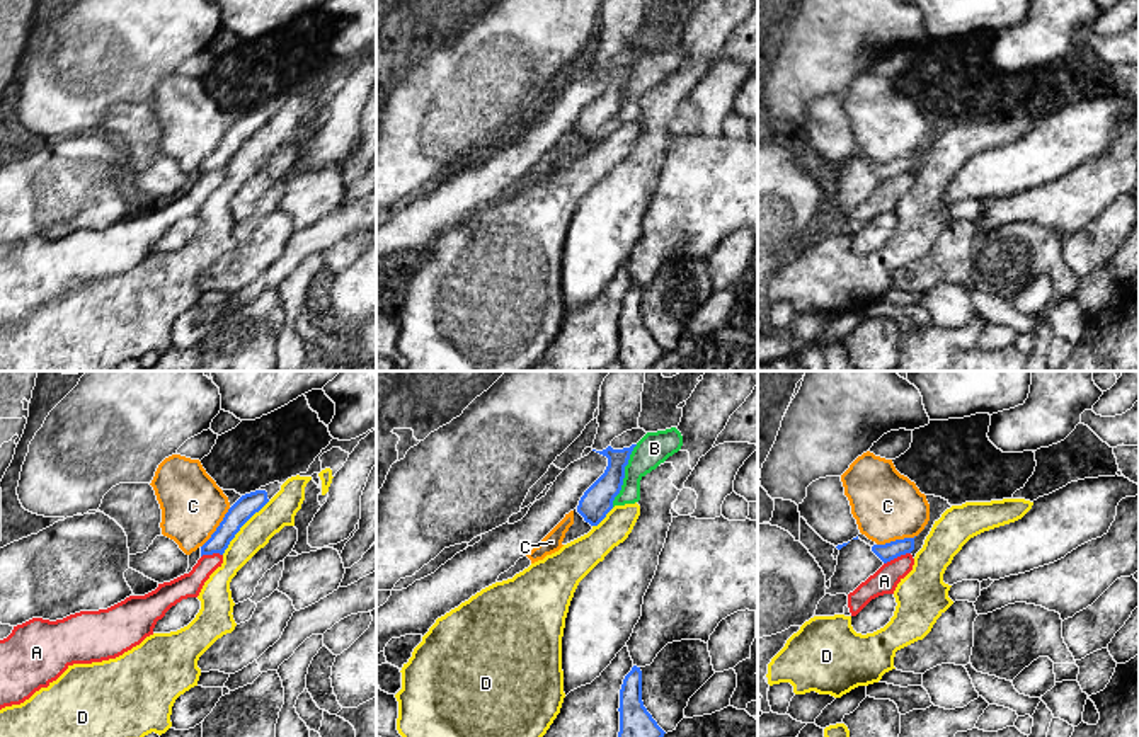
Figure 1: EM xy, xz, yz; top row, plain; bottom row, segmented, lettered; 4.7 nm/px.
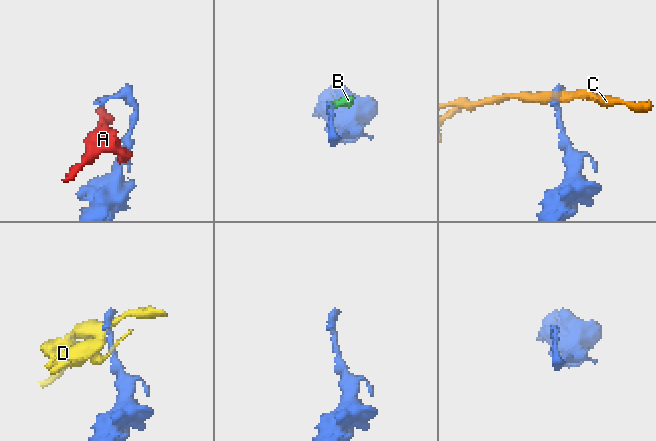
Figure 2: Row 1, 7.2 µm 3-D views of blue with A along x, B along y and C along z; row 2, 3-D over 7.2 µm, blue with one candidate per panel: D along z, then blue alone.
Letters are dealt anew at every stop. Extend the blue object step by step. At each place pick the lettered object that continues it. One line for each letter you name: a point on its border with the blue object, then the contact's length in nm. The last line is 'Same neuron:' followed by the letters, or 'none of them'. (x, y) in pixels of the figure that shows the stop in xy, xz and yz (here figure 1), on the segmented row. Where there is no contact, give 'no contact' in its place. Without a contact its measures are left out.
Same neuron: none of them

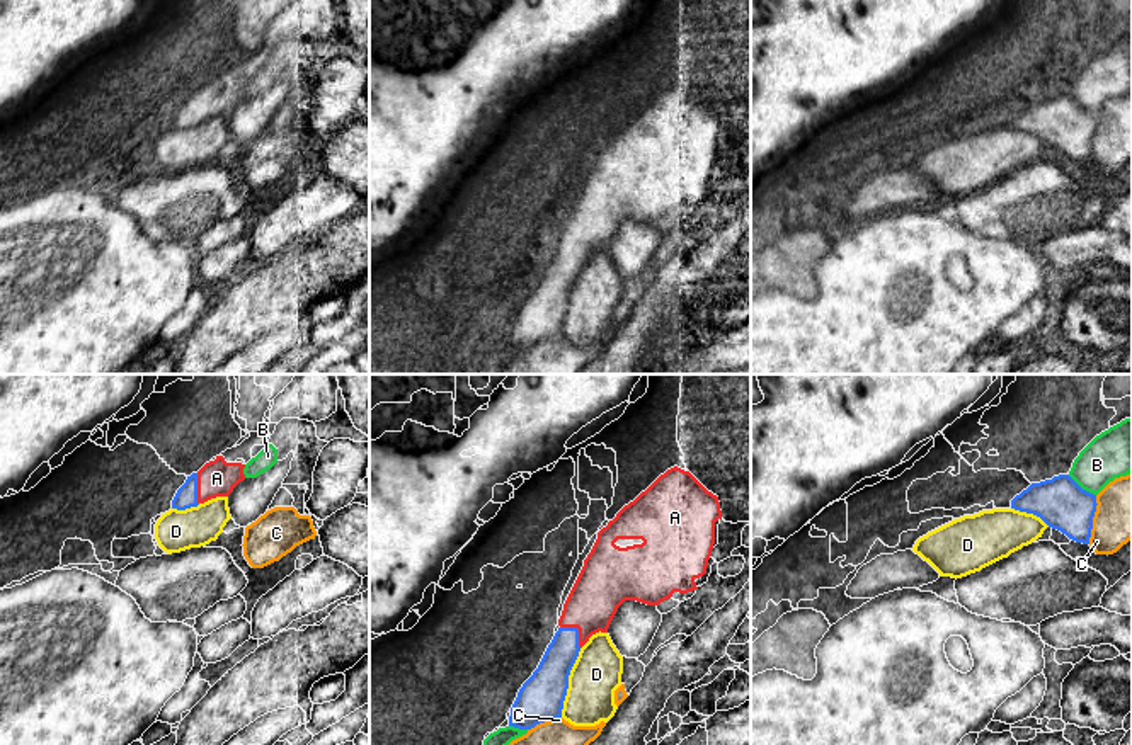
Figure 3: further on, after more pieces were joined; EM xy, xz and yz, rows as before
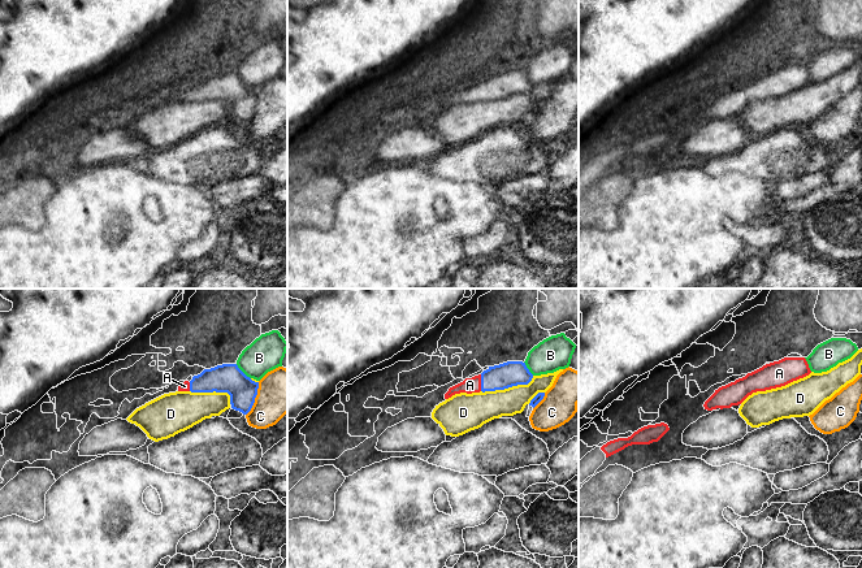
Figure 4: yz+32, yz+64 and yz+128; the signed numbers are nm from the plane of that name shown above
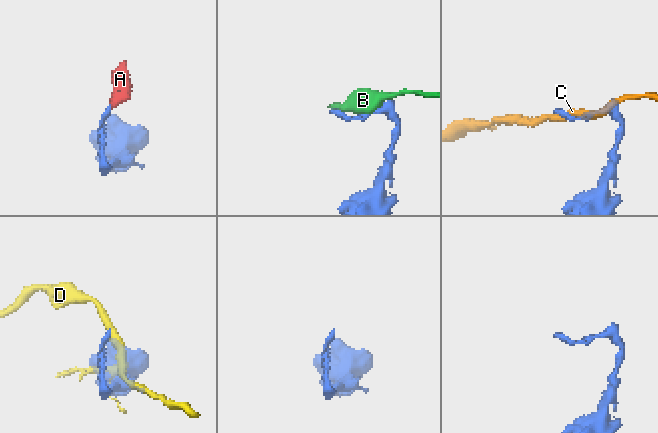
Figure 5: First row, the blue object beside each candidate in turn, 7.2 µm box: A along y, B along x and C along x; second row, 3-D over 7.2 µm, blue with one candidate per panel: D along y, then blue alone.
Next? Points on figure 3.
A: meets blue in xz at (577, 630); contact 140 nm long
Same neuron: A

